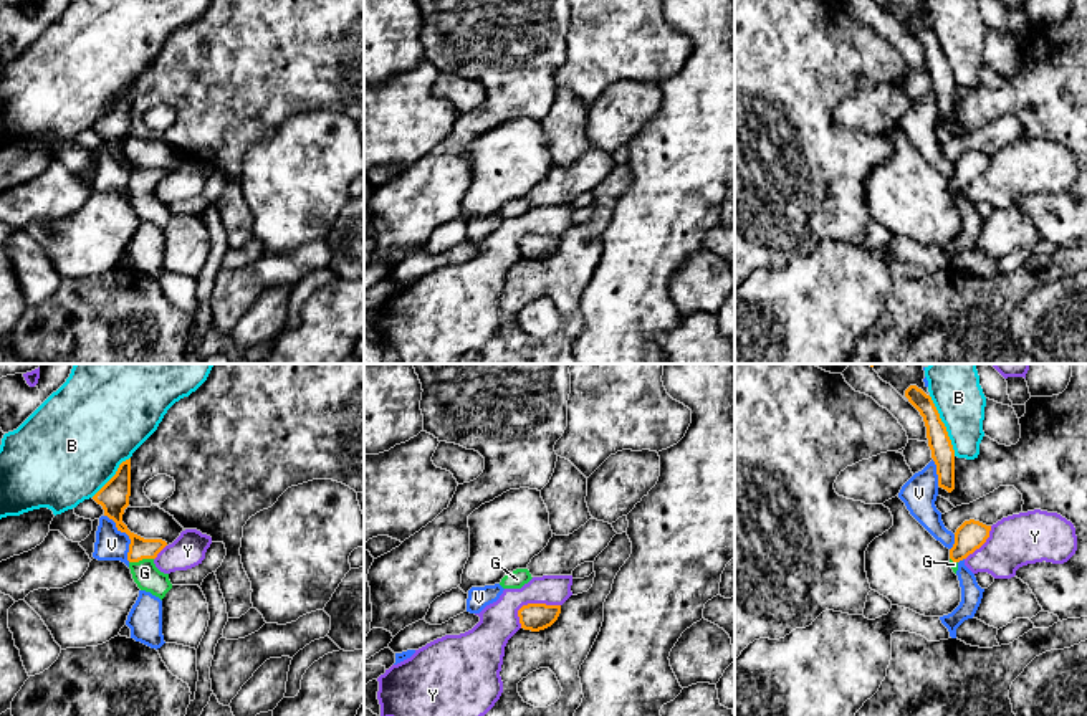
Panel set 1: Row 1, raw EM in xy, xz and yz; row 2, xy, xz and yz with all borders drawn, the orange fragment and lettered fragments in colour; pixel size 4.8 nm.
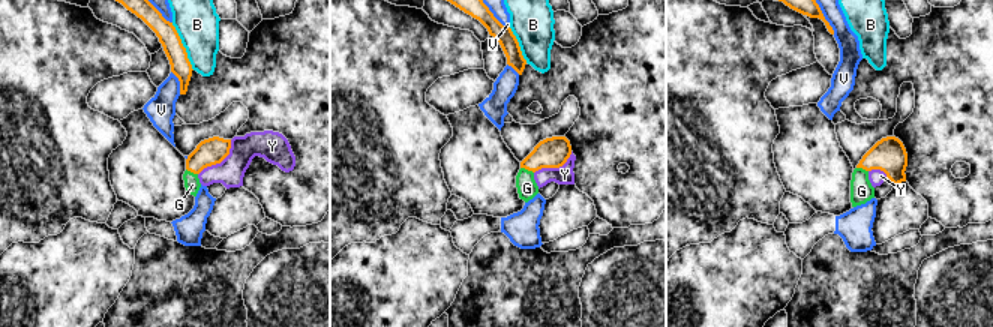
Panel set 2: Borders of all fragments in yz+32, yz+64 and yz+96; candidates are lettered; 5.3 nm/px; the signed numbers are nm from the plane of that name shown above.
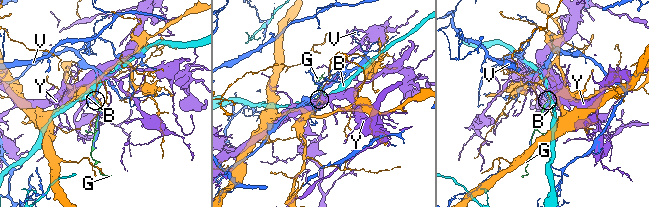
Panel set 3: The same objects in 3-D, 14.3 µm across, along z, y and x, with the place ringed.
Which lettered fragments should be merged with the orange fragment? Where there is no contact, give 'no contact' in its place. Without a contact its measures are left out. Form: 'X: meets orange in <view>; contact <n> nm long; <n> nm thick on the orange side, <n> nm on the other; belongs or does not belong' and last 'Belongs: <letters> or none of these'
B: meets orange in yz; contact 320 nm long; 110 nm thick on the orange side, 260 nm on the other; does not belong
G: meets orange in xy; contact 120 nm long; 110 nm thick on the orange side, 130 nm on the other; belongs
V: meets orange in xy; contact 260 nm long; 150 nm thick on the orange side, 160 nm on the other; does not belong
Y: meets orange in xz; contact 240 nm long; 140 nm thick on the orange side, 190 nm on the other; does not belong
Belongs: G

